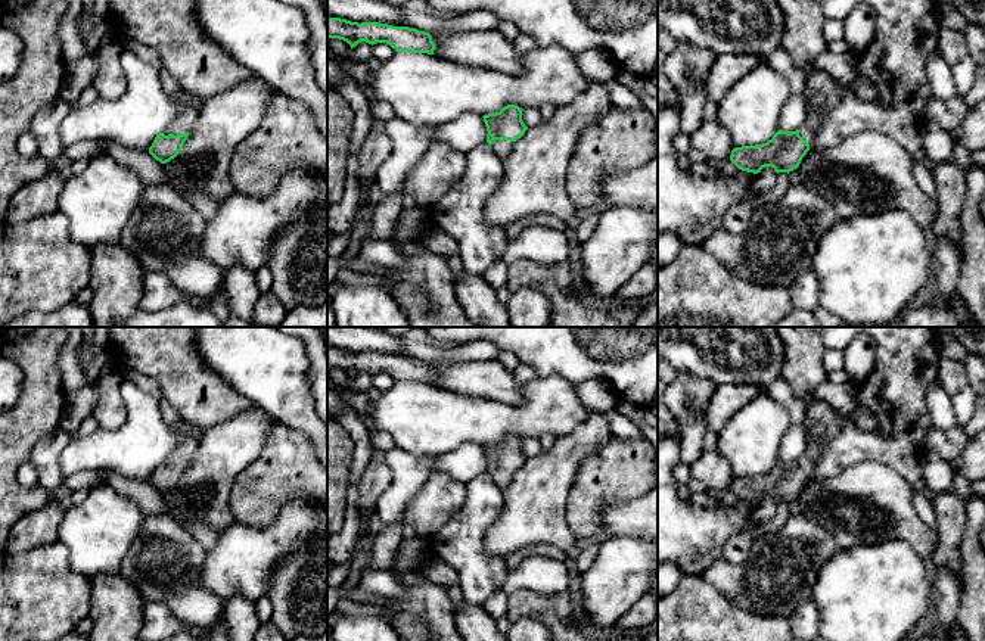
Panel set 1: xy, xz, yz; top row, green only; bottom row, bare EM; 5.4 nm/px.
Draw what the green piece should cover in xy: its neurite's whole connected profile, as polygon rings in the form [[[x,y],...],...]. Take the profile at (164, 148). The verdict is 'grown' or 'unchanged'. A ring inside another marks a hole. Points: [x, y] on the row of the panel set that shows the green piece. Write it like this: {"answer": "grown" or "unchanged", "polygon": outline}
{"answer": "grown", "polygon": [[[174,97],[171,99],[180,111],[180,115],[164,133],[155,137],[149,147],[149,153],[161,164],[167,164],[178,155],[187,140],[190,127],[198,118],[198,111],[195,108],[186,106]]]}

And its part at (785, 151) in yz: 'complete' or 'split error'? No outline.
split error

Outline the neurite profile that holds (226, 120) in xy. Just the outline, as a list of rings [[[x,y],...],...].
[[[255,75],[224,93],[205,99],[181,150],[174,159],[162,164],[165,174],[174,184],[205,193],[218,203],[230,197],[236,193],[229,181],[230,159],[236,147],[261,125],[274,93],[276,90],[267,81]]]

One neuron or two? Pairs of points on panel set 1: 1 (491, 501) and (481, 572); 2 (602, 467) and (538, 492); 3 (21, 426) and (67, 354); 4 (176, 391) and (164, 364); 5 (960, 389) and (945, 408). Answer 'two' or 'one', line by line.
1: one
2: two
3: two
4: one
5: two

